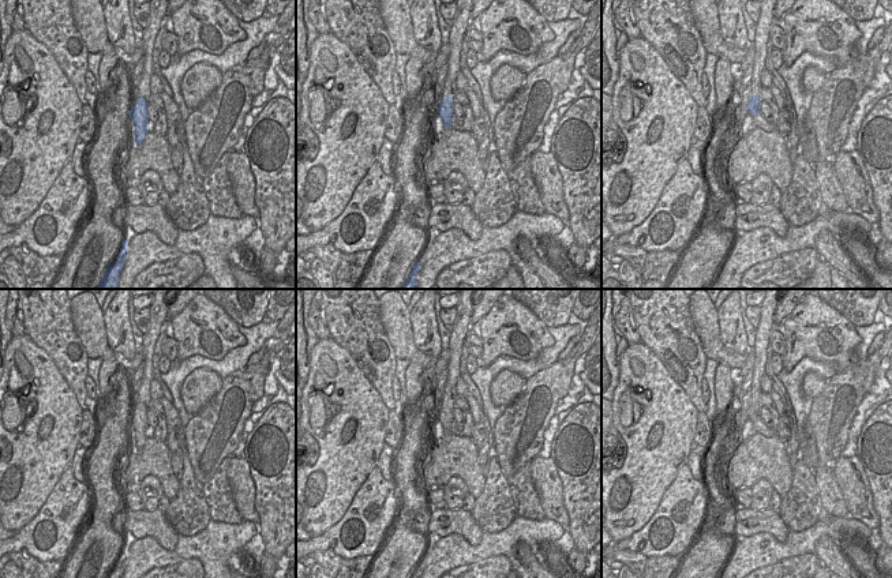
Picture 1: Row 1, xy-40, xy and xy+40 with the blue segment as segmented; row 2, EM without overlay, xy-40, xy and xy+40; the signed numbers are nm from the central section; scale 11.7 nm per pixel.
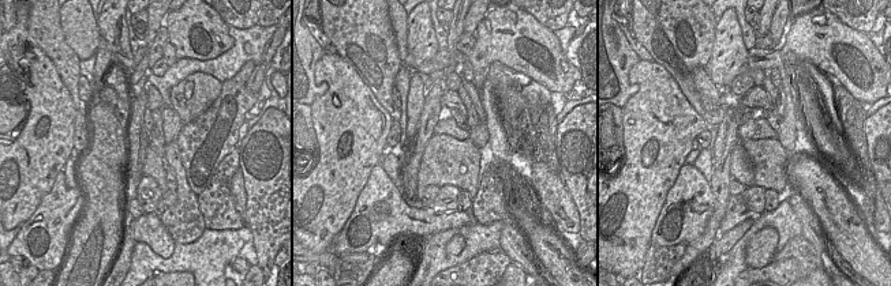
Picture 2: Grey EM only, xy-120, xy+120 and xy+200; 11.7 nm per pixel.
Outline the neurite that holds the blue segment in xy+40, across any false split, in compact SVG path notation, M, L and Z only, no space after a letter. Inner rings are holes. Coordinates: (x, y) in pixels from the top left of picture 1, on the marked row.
M760 0L761 12L758 23L756 25L756 38L754 38L754 61L753 61L753 76L752 76L752 93L750 102L747 105L749 115L756 116L760 113L760 93L762 89L761 85L761 72L765 68L767 49L769 41L771 27L775 25L773 10L777 0Z

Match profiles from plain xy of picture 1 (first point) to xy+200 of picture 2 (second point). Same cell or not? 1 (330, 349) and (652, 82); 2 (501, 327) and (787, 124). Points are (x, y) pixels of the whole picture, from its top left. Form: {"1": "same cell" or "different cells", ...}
{"1": "same cell", "2": "same cell"}

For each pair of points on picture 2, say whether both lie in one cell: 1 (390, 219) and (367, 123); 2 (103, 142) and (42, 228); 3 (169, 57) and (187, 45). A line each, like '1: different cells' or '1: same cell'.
1: different cells
2: different cells
3: different cells

